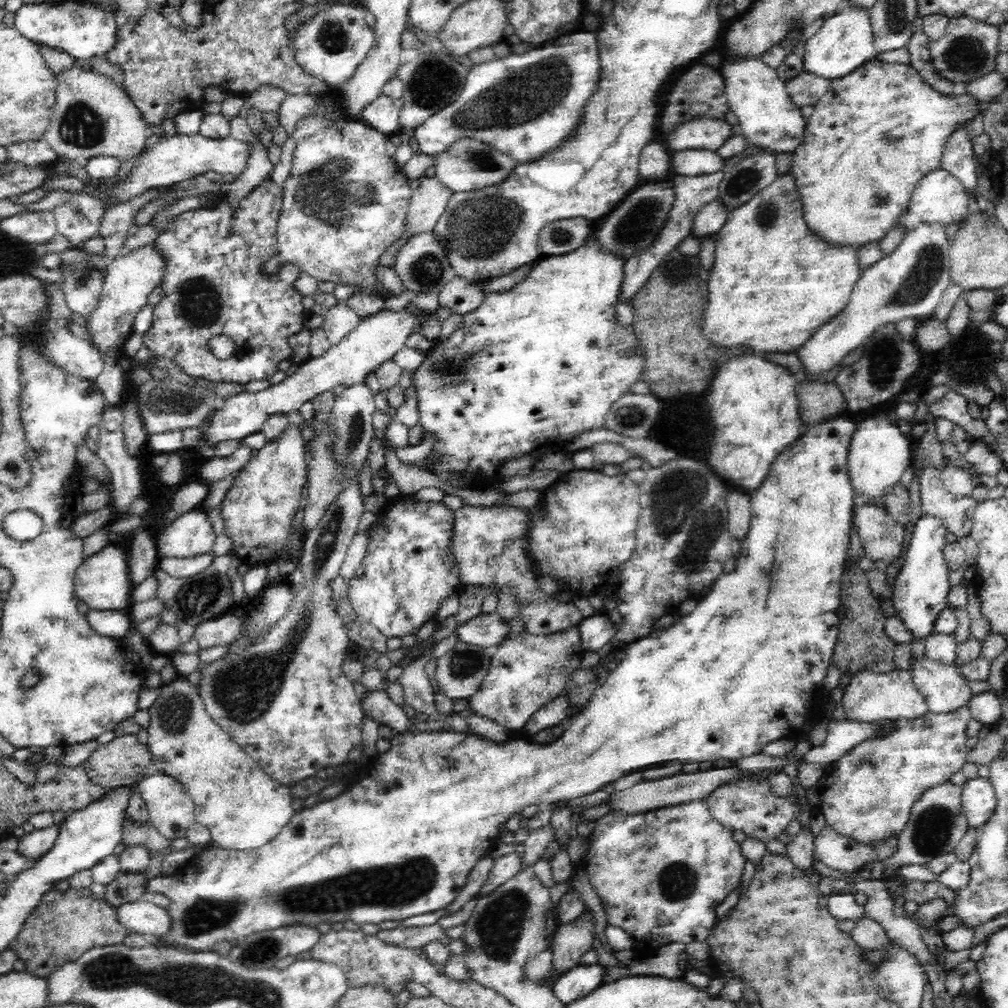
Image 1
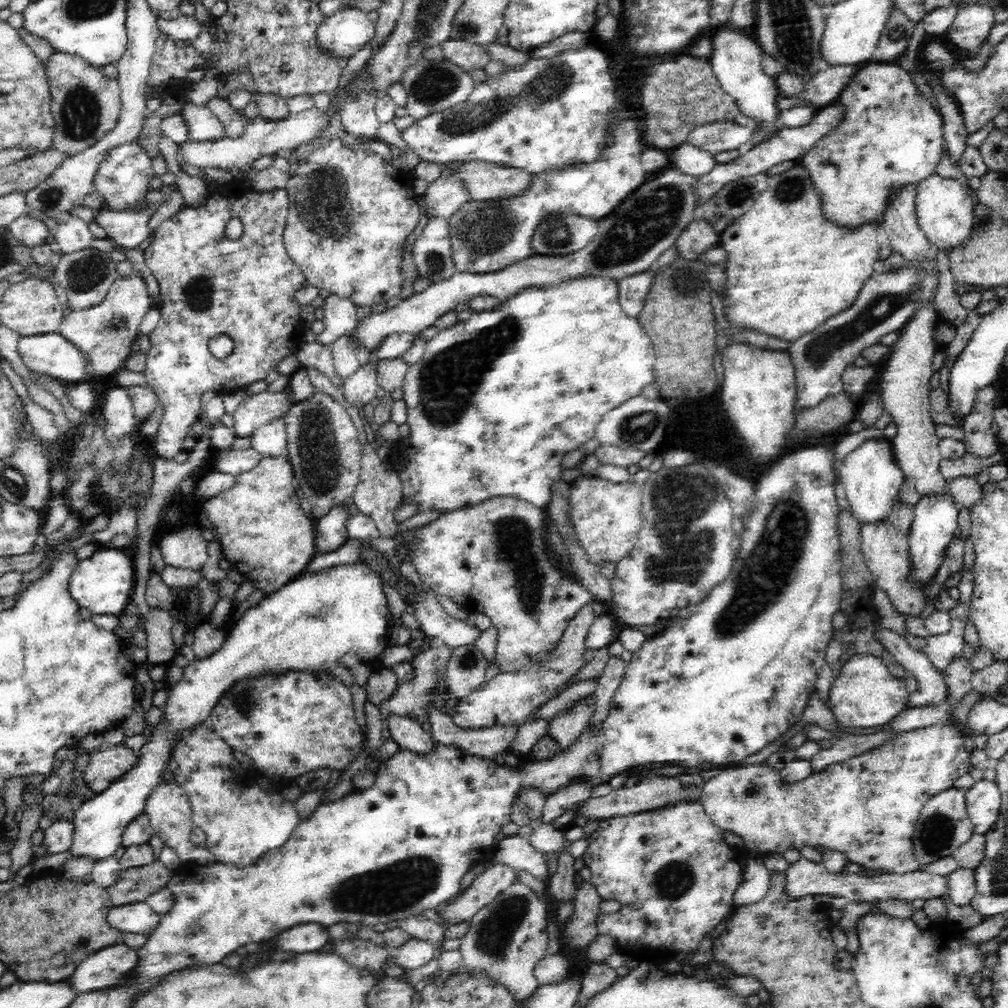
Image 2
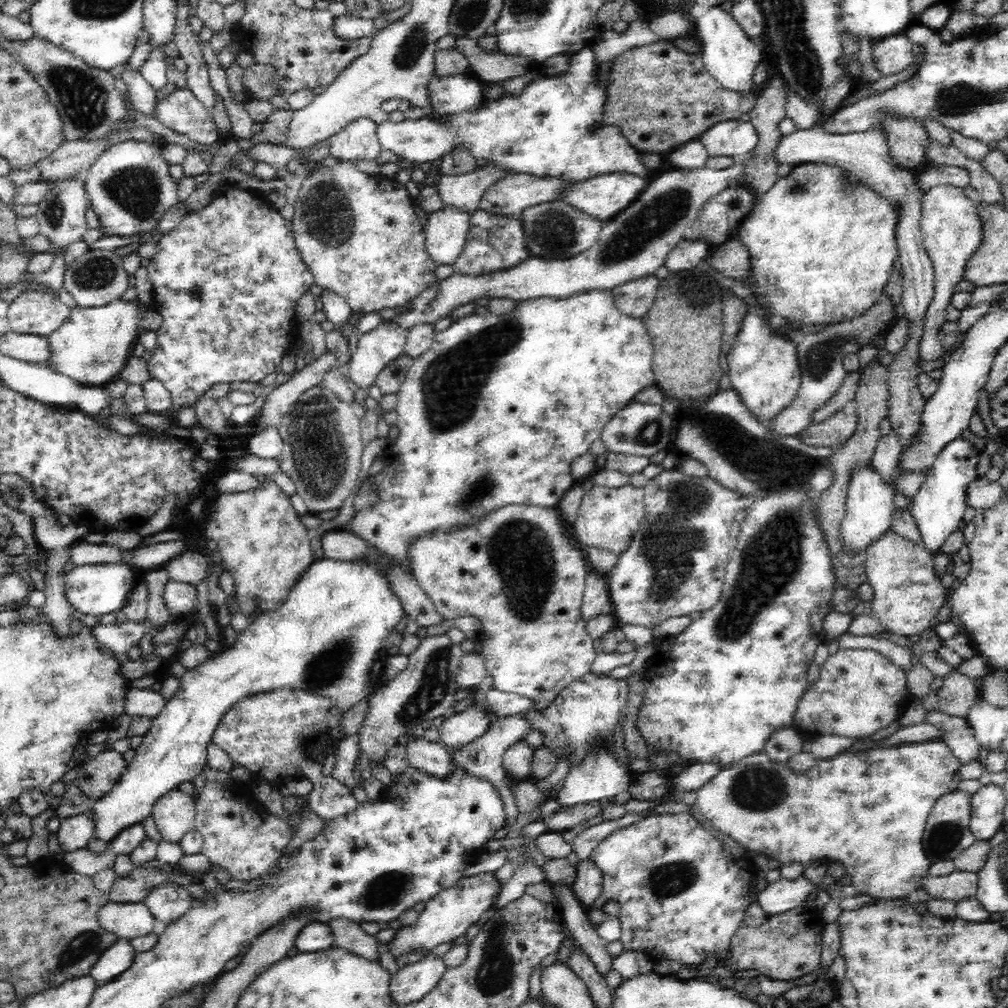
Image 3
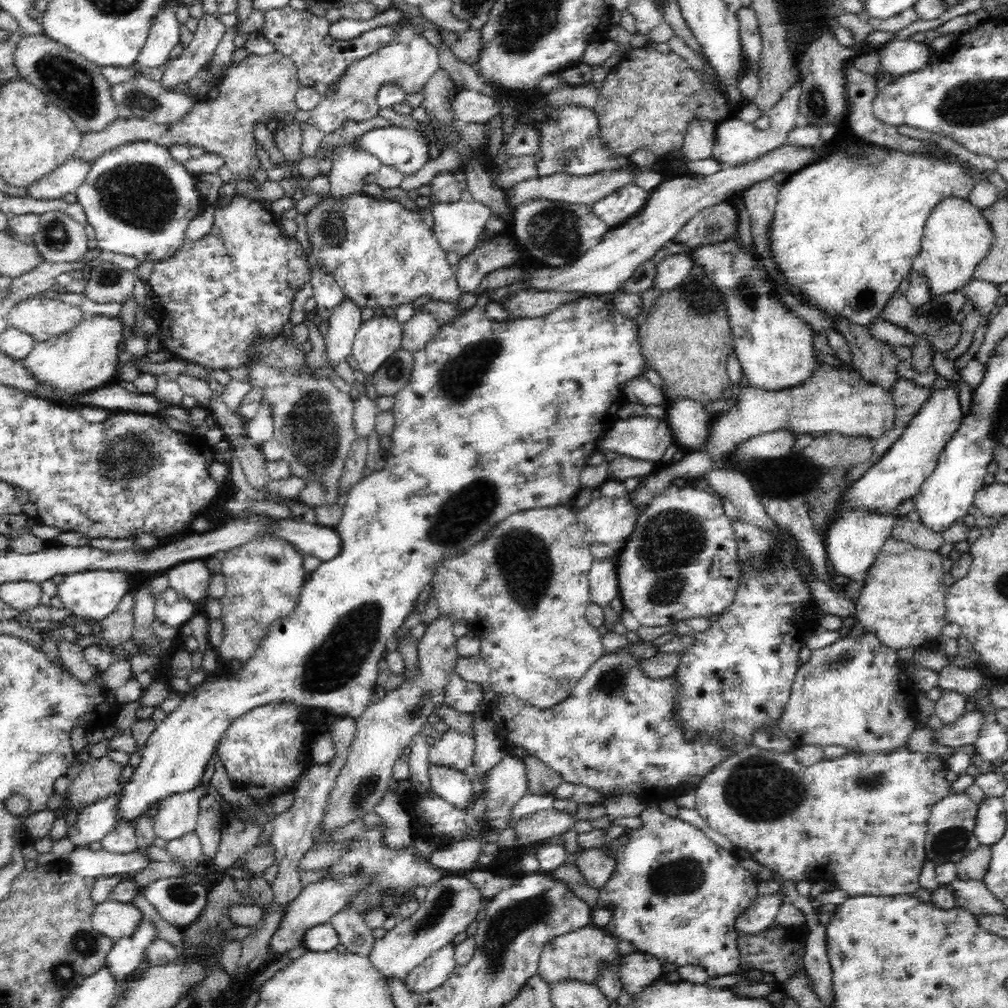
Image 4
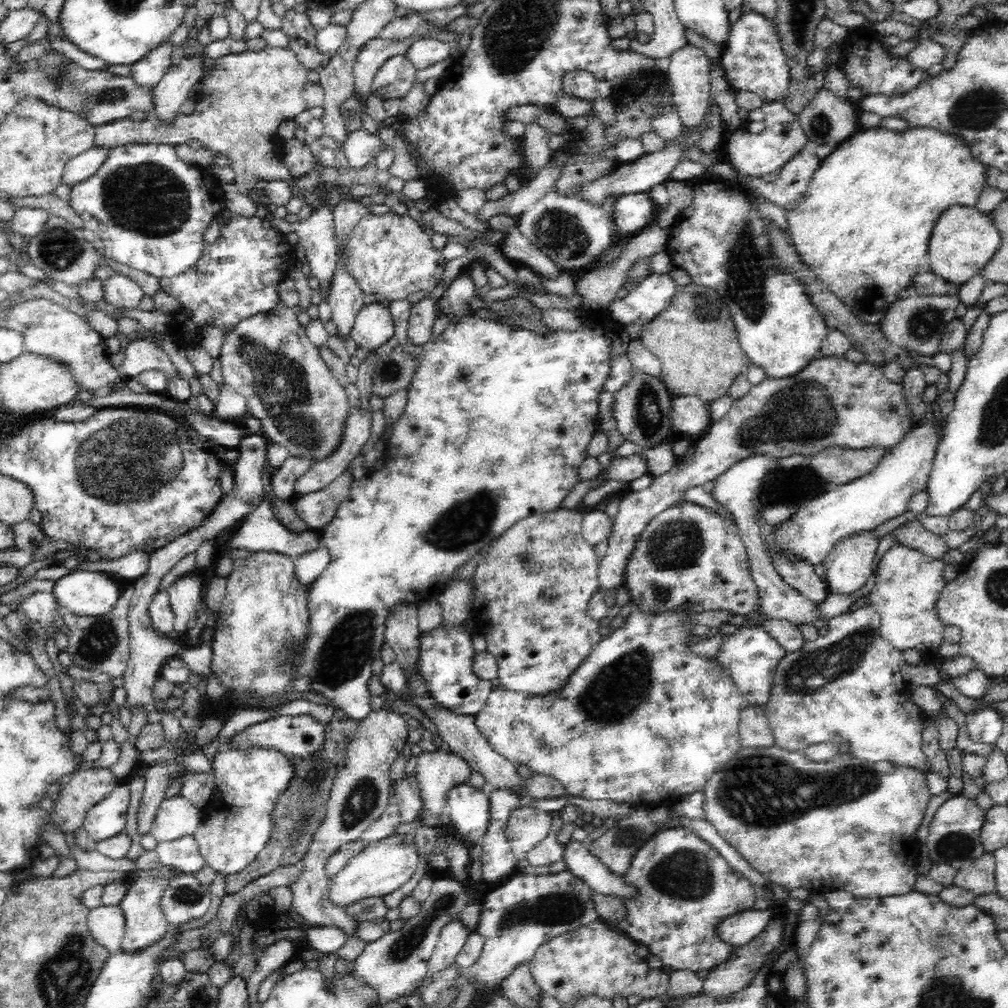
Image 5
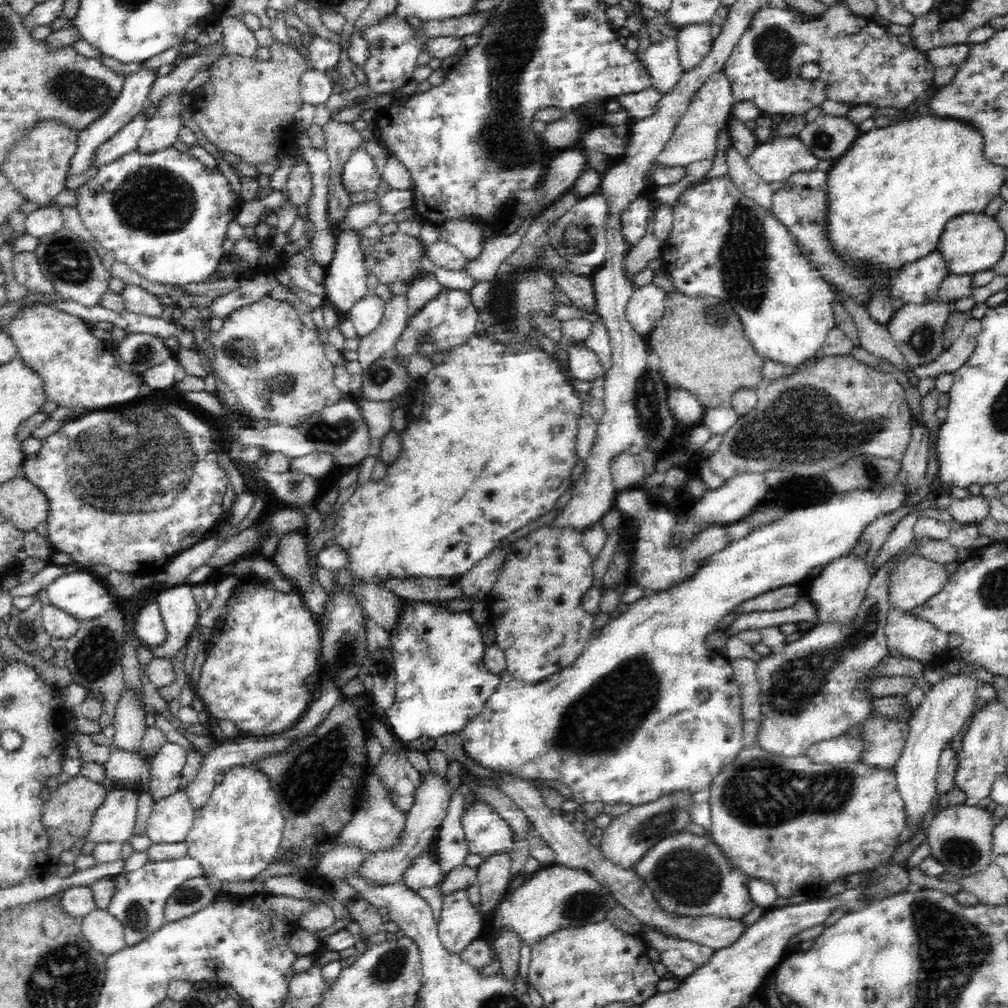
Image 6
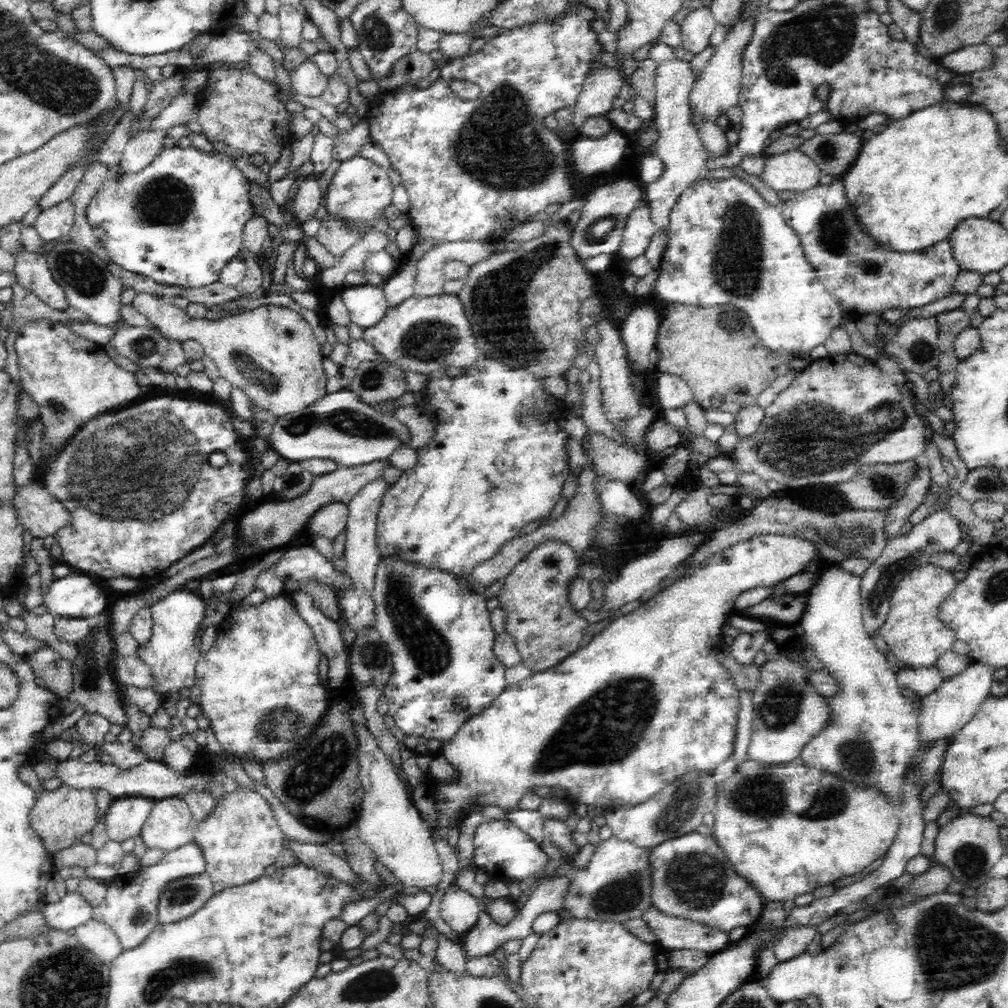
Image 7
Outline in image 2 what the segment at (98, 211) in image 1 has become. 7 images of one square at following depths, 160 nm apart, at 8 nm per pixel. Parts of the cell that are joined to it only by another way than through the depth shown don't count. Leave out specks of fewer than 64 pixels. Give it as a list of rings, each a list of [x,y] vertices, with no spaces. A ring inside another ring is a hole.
[[[67,218],[66,221],[60,222],[55,239],[62,255],[90,248],[90,244],[95,240],[92,234],[88,232],[86,222],[80,220],[80,218]]]

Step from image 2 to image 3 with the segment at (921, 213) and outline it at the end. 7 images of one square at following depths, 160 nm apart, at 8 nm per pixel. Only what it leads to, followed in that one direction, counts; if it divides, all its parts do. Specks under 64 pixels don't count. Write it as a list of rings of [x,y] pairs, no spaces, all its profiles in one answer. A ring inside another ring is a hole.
[[[934,185],[928,188],[921,200],[921,234],[923,246],[933,261],[936,291],[929,311],[926,312],[926,332],[922,340],[920,355],[923,360],[936,360],[945,352],[938,340],[939,329],[947,322],[947,309],[956,292],[956,284],[963,279],[963,268],[967,259],[976,252],[983,240],[982,222],[977,205],[954,185]]]

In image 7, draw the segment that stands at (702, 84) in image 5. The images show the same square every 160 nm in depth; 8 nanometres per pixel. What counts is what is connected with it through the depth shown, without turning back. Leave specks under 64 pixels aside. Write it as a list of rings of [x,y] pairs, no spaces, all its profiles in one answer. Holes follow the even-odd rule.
[[[709,7],[692,11],[681,24],[681,46],[693,54],[702,52],[709,45],[709,36],[715,27],[715,18]]]

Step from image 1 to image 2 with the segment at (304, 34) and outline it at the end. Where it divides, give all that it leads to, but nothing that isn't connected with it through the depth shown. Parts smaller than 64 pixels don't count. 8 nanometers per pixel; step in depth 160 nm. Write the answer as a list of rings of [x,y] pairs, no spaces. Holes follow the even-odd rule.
[[[346,6],[331,16],[323,16],[315,33],[315,44],[327,58],[350,58],[375,34],[375,23],[360,9]]]

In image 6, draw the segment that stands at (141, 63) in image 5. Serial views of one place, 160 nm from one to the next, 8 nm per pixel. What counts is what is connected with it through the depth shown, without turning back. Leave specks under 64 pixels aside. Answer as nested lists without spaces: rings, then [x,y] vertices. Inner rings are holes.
[[[141,65],[136,72],[124,79],[122,90],[117,96],[117,99],[113,102],[112,107],[109,108],[108,112],[106,112],[102,118],[95,120],[91,125],[88,125],[82,130],[82,132],[80,132],[80,142],[78,142],[80,143],[80,146],[78,146],[77,152],[74,154],[72,162],[69,164],[68,178],[90,170],[92,164],[94,164],[94,152],[98,150],[98,146],[104,144],[106,140],[110,140],[114,134],[116,134],[121,128],[124,128],[124,125],[128,124],[133,119],[133,116],[136,116],[143,110],[152,83],[157,78],[157,69],[144,69]]]

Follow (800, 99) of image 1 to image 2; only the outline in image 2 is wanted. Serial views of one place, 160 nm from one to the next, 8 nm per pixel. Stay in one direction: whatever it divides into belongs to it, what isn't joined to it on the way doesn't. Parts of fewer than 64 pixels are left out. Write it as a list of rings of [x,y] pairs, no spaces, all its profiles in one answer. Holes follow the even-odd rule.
[[[828,66],[826,70],[816,72],[810,82],[805,82],[802,94],[799,99],[808,100],[823,108],[833,103],[838,98],[843,88],[854,74],[859,70],[858,66]]]

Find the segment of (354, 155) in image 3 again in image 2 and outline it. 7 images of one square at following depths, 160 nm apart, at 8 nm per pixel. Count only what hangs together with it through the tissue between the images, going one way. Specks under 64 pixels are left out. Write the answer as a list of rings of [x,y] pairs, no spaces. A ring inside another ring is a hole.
[[[362,92],[356,98],[350,98],[344,106],[342,106],[341,121],[344,132],[360,138],[360,140],[376,140],[378,139],[378,128],[380,128],[380,120],[376,116],[375,102],[380,97],[377,94],[367,94]]]

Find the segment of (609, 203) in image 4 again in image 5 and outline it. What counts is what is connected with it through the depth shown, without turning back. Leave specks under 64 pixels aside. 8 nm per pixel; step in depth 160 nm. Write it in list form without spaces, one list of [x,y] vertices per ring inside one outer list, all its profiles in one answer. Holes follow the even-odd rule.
[[[649,192],[620,195],[612,208],[612,223],[621,237],[638,234],[654,217],[654,202]]]

